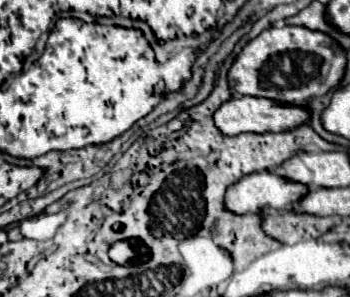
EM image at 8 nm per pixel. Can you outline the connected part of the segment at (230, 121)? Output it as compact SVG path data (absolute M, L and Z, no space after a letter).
M231 97L231 101L225 101L213 115L215 125L223 135L239 135L239 133L283 133L297 129L299 125L305 125L311 119L309 109L299 105L287 105L277 103L263 97Z

